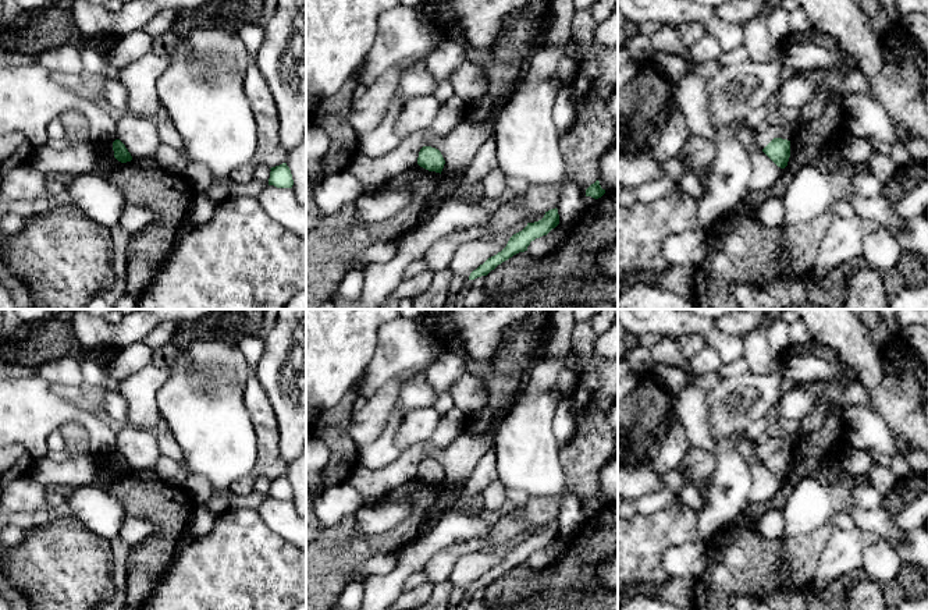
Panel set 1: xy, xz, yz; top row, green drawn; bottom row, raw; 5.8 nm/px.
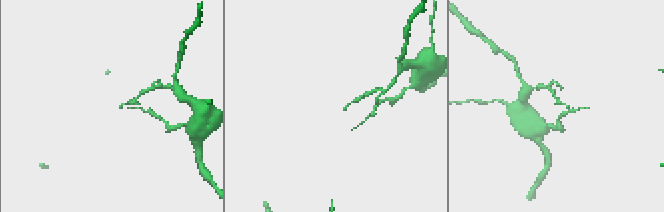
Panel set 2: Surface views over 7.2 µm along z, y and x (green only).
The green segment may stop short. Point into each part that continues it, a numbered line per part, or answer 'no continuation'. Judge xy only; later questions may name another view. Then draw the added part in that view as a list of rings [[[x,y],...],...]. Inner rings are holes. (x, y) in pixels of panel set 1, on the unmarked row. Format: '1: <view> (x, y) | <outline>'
no continuation

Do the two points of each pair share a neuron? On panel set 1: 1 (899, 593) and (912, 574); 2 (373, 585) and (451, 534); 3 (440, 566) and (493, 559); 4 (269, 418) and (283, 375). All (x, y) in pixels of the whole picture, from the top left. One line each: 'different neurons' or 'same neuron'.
1: same neuron
2: same neuron
3: different neurons
4: different neurons

